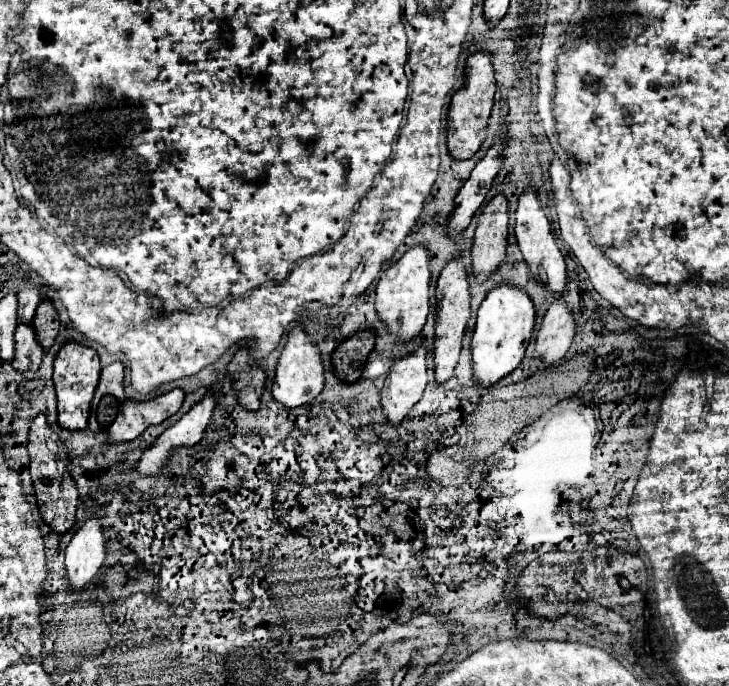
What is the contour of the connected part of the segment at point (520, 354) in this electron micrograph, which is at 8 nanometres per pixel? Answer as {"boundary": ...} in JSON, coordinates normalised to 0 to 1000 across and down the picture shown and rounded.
{"boundary":[[[691,411],[691,414],[678,417],[667,429],[656,452],[653,481],[647,493],[650,551],[661,563],[675,563],[686,551],[697,548],[713,531],[713,525],[719,522],[722,504],[727,499],[730,481],[733,481],[733,466],[735,466],[735,452],[719,420]]]}

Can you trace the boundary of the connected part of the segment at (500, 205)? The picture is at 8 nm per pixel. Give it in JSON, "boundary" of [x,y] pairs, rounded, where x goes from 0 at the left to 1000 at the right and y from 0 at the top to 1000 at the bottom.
{"boundary":[[[680,283],[658,309],[656,332],[647,356],[647,394],[656,408],[664,408],[683,391],[694,373],[697,347],[697,292]]]}

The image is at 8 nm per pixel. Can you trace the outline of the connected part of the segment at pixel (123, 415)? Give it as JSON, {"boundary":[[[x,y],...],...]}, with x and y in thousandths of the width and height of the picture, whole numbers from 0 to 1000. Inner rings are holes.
{"boundary":[[[239,566],[228,574],[219,574],[203,586],[184,586],[178,580],[159,577],[165,586],[162,606],[148,621],[151,644],[176,644],[189,638],[203,621],[219,618],[236,603],[241,603],[252,586],[252,569]]]}

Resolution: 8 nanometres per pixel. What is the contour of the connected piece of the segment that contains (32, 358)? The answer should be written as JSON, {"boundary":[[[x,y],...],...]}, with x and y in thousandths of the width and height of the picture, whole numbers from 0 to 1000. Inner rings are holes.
{"boundary":[[[27,469],[22,478],[22,516],[16,534],[27,542],[36,542],[38,551],[47,551],[60,519],[60,507],[52,499],[49,481],[44,472]]]}

